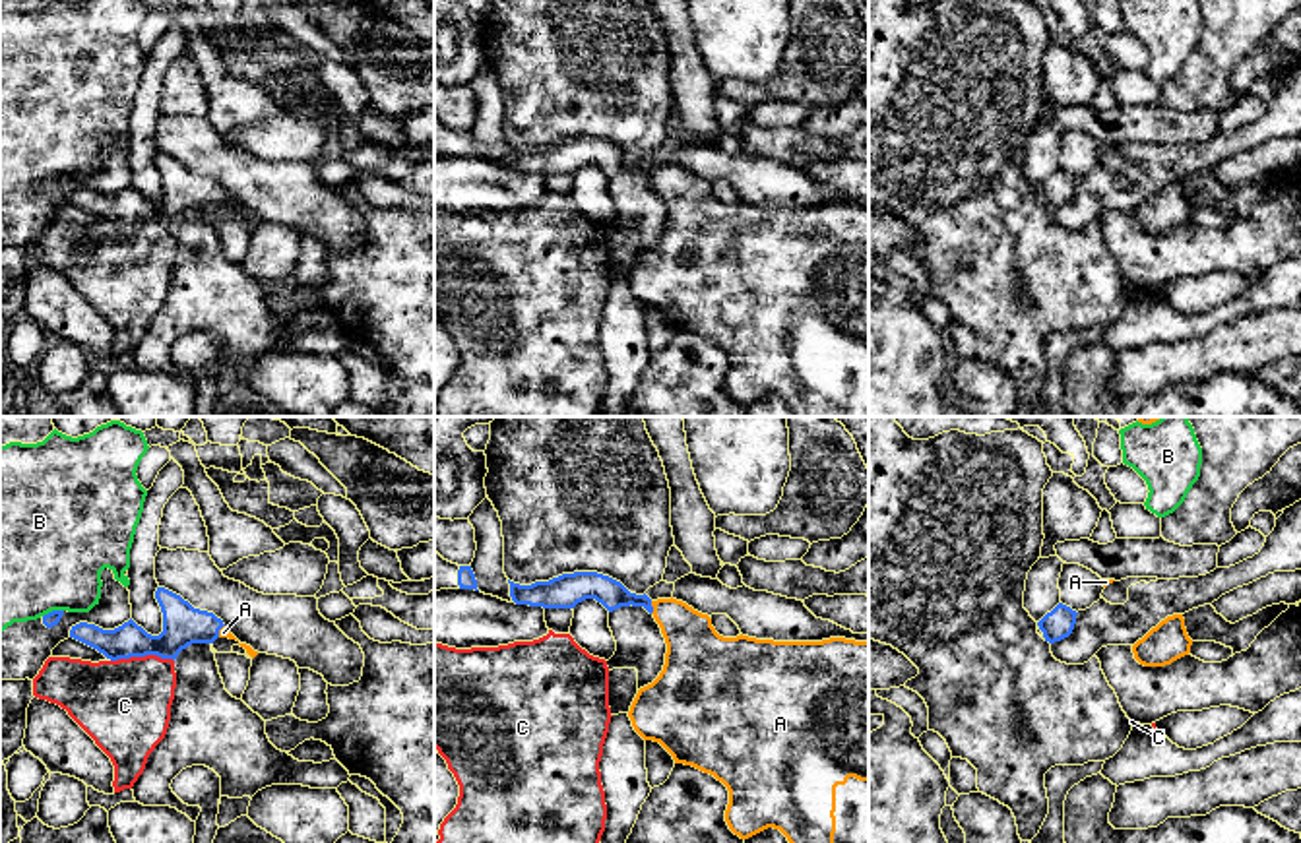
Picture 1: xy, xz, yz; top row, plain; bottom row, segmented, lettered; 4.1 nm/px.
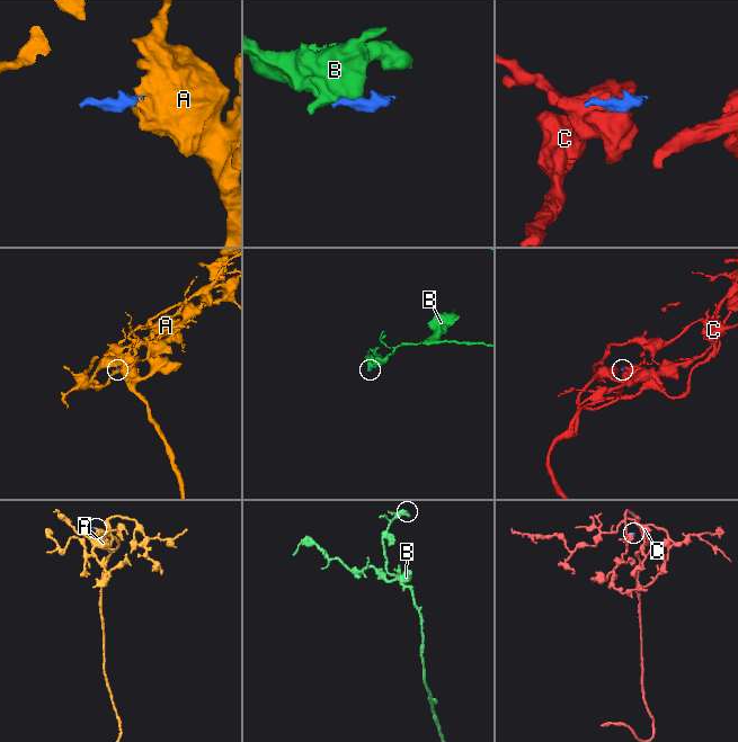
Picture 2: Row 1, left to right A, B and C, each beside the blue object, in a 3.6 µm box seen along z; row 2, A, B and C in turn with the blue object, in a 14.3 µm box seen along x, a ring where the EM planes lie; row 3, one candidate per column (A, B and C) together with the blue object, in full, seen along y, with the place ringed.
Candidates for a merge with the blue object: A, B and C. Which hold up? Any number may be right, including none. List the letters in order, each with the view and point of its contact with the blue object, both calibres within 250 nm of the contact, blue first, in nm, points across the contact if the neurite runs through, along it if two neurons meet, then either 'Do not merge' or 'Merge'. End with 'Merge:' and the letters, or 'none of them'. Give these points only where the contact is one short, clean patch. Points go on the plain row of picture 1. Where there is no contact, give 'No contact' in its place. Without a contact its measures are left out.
A: Touches blue at xz (652, 173). Thickness 120 nm (blue) against 240 nm. Path across: xz (611, 159), (642, 165), (652, 173), (695, 216). Merge
B: Touches blue at xy (53, 177). Thickness 60 nm (blue) against 500 nm. Boundary: xy (63, 175), (53, 175), (43, 183). Do not merge
C: Touches blue at xy (142, 221). Thickness 170 nm (blue) against 380 nm. Boundary: xy (173, 225), (144, 221), (111, 227). Do not merge
Merge: A

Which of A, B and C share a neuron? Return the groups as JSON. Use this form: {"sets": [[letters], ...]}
{"sets": [["A"], ["B"], ["C"]]}

